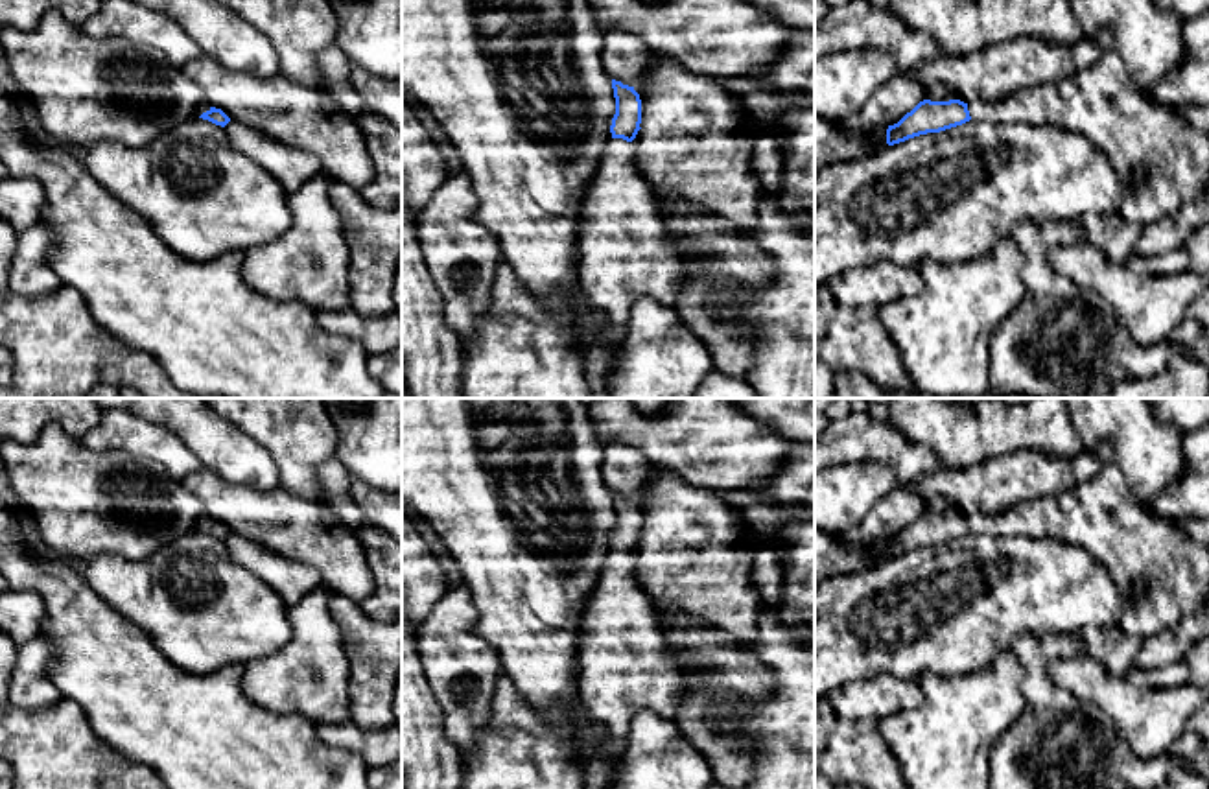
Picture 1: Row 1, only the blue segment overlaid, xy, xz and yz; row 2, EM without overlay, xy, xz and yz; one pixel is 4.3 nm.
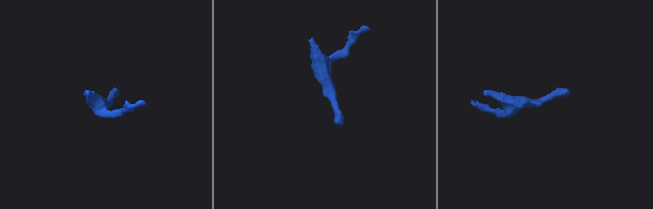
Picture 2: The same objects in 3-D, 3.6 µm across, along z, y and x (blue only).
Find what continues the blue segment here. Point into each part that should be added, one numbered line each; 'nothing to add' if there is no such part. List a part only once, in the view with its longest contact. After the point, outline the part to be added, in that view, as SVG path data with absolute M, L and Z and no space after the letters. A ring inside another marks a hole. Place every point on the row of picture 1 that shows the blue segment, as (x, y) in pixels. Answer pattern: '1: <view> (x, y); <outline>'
1: xz (623, 249); M623 138L608 142L601 168L584 195L584 218L577 249L582 291L588 304L604 317L586 352L586 374L592 382L590 398L610 398L604 372L621 350L632 306L640 299L673 304L678 299L684 269L682 258L669 245L665 221L652 190L636 170L632 144Z

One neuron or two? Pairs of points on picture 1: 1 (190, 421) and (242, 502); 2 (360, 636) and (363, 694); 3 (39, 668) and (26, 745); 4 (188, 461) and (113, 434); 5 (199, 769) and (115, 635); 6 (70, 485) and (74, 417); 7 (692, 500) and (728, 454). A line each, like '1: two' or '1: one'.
1: two
2: one
3: two
4: one
5: one
6: two
7: two

